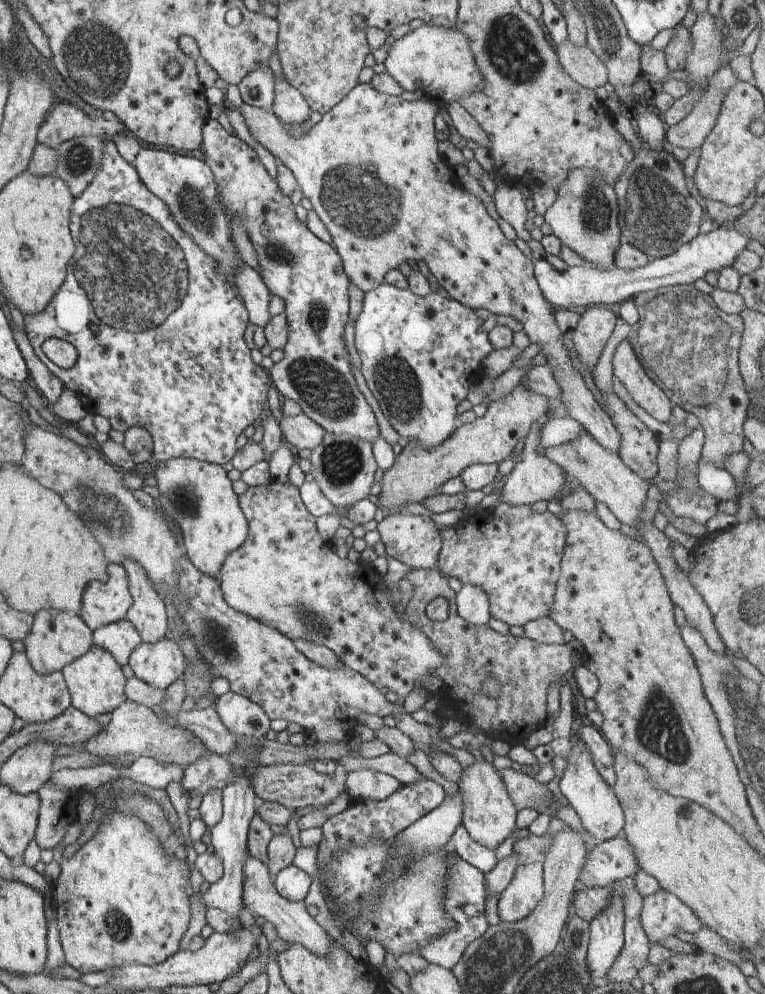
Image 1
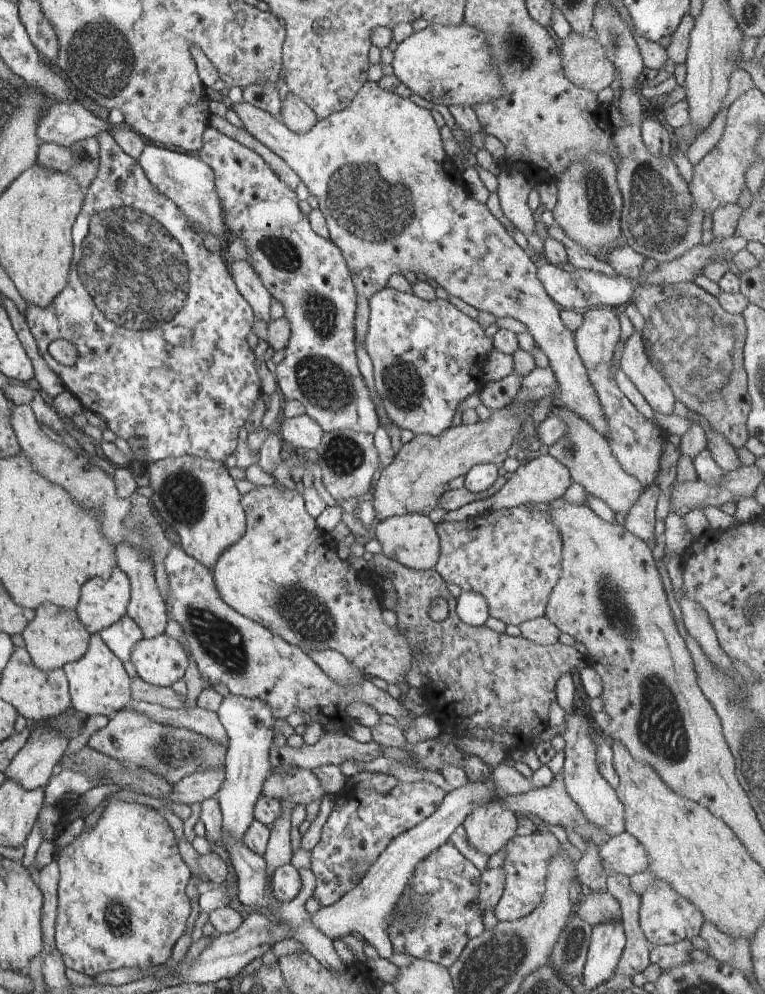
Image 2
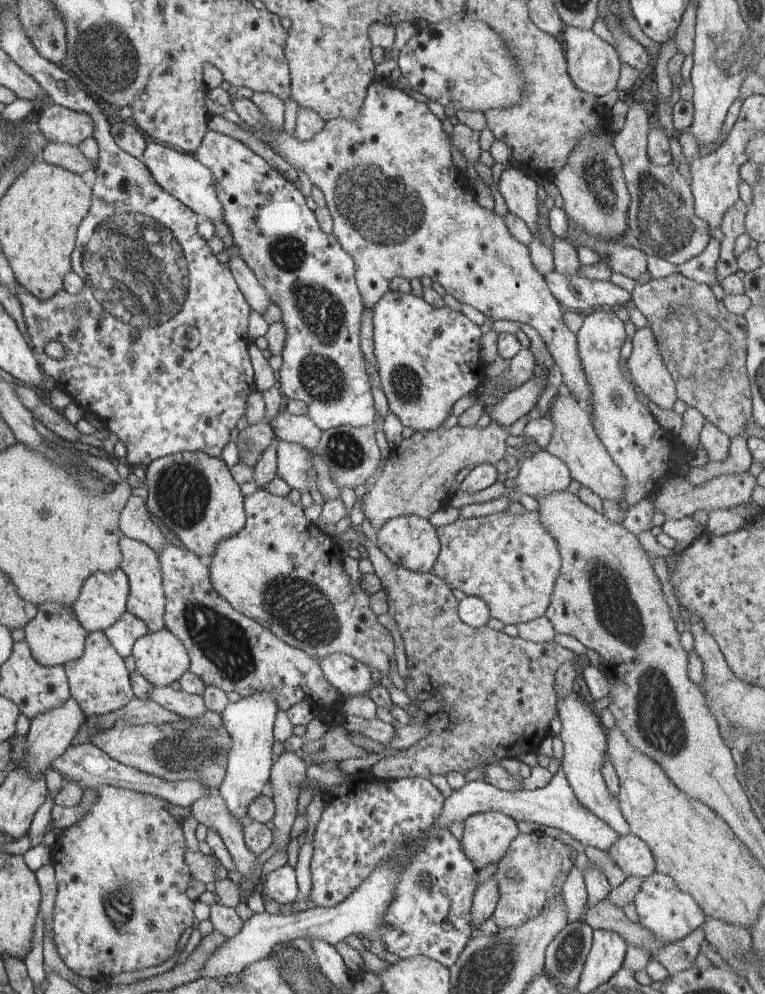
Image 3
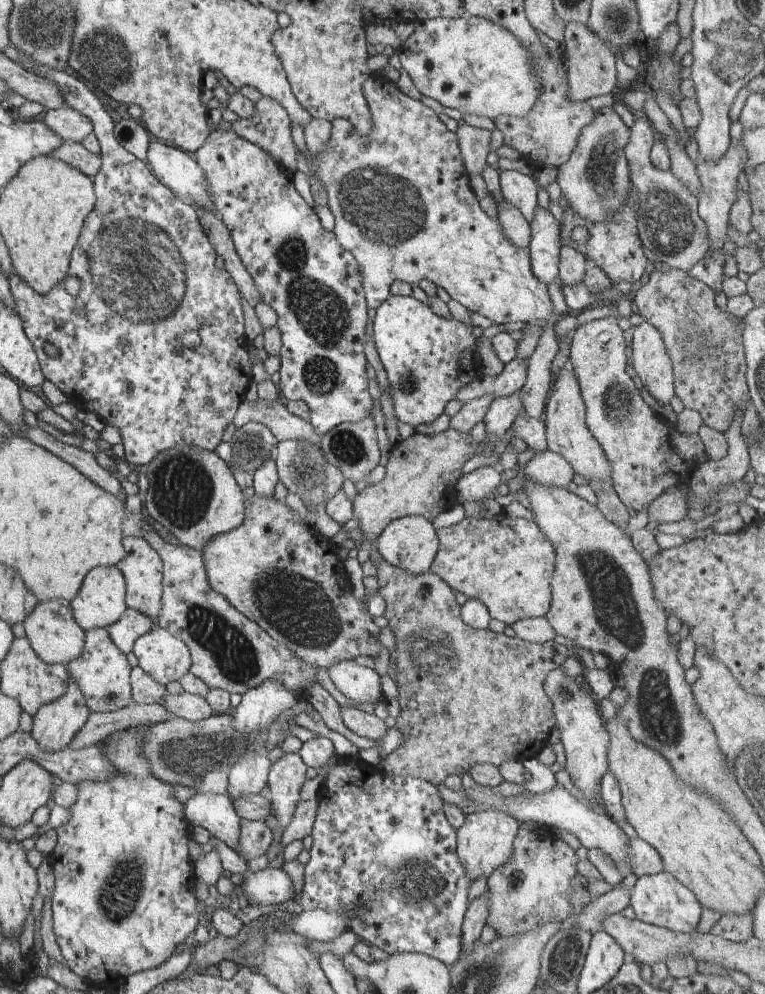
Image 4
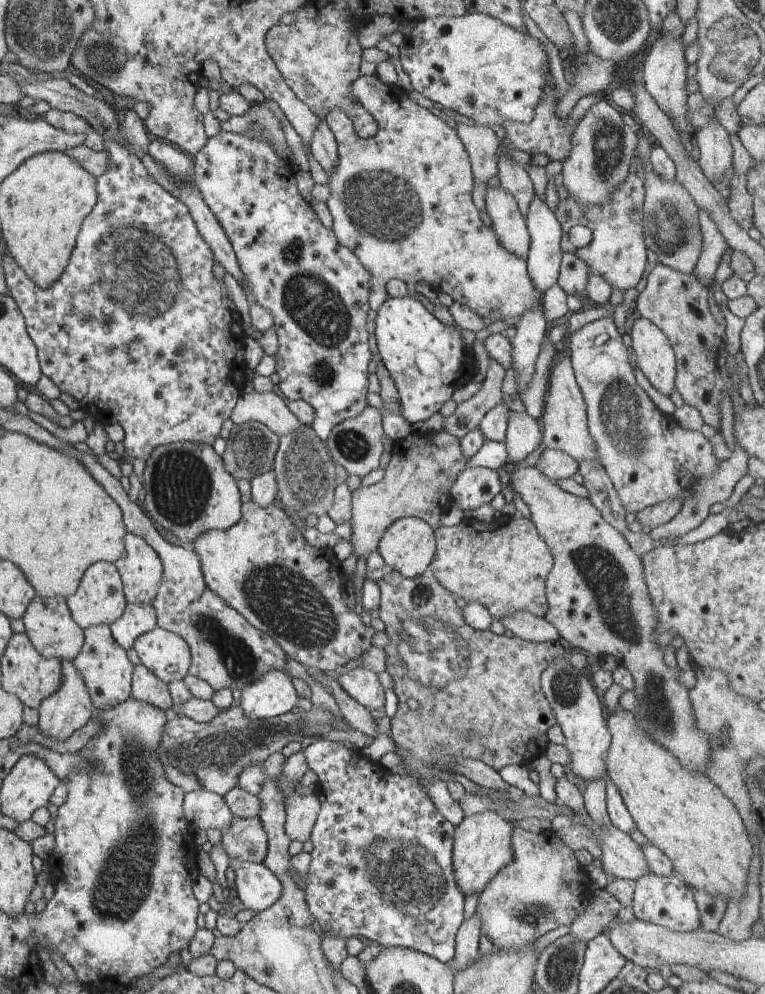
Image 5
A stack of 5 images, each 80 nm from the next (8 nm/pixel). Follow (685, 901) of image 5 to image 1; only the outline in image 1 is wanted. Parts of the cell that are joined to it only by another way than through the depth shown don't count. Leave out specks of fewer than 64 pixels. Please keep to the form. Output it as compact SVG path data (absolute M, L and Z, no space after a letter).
M661 887L653 894L642 897L640 925L651 945L662 944L665 938L675 936L677 932L694 935L702 927L699 917L686 904Z

